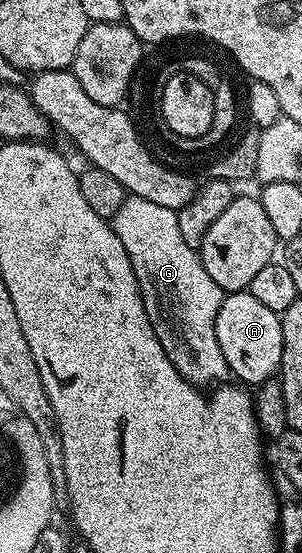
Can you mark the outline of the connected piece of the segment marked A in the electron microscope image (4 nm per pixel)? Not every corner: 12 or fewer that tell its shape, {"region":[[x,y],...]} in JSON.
{"region":[[224,294],[217,345],[243,385],[280,374],[280,312]]}

